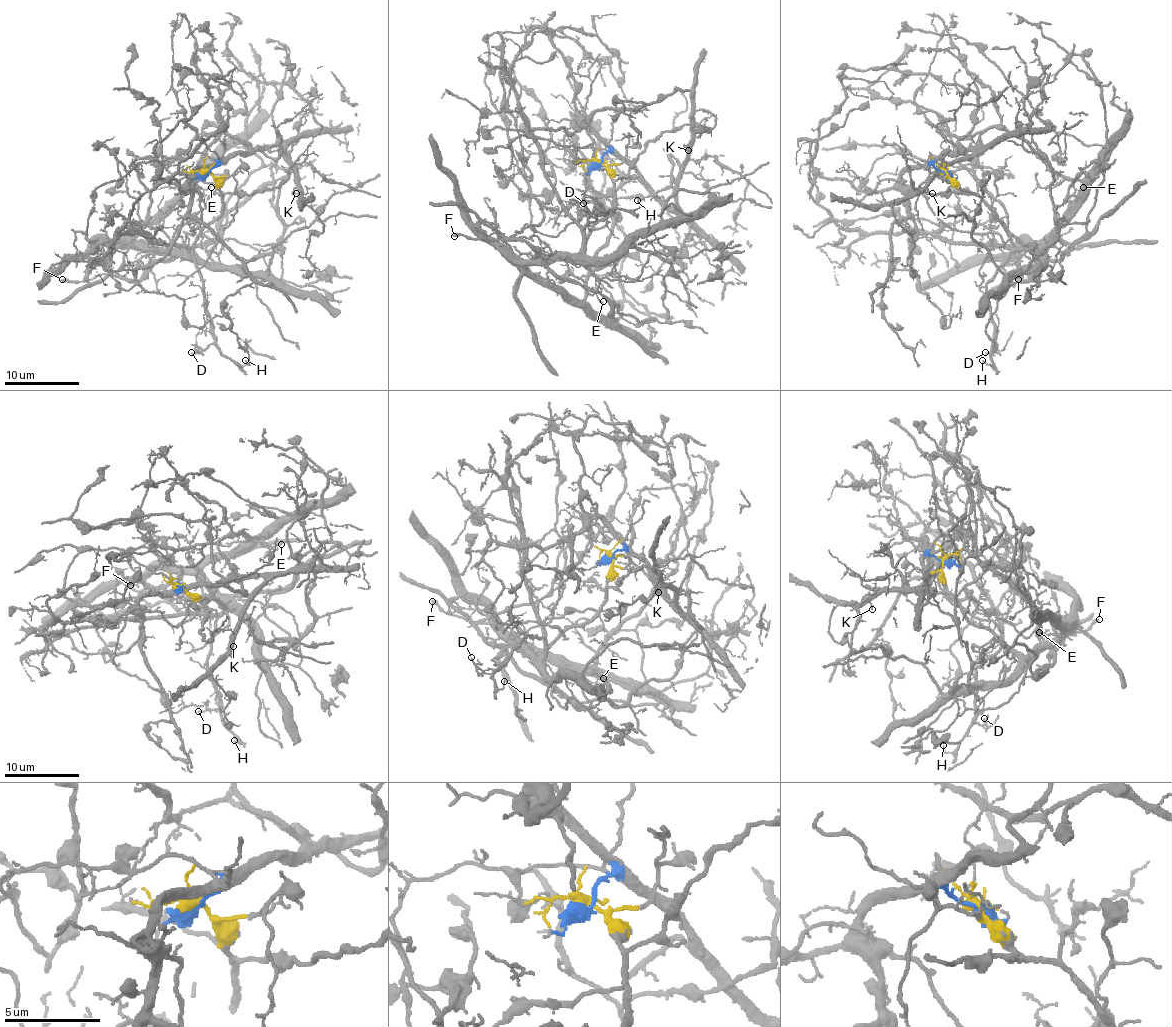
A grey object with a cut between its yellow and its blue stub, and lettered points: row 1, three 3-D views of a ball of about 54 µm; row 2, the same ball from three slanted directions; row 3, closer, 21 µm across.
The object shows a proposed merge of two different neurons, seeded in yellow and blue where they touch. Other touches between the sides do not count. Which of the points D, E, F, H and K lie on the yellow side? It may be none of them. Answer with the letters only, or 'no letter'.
D, E, F, H

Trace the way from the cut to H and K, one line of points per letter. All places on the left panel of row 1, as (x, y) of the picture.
H: (205, 171), (215, 179), (222, 211), (194, 244), (194, 267), (203, 285), (213, 344), (241, 364), (245, 360)
K: (205, 171), (224, 164), (235, 154), (252, 154), (278, 145), (295, 175), (295, 194)

